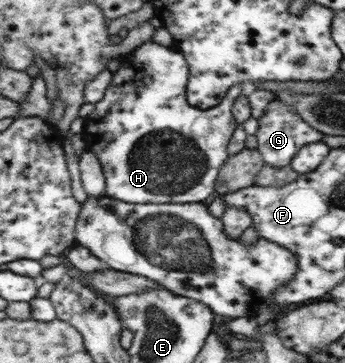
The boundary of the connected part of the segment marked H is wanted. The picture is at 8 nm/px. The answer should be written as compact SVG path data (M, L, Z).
M152 40L146 41L140 46L135 47L133 51L120 57L121 64L123 66L129 66L133 68L133 78L129 74L129 80L127 80L127 74L121 74L125 76L125 82L115 82L115 78L119 80L119 70L112 74L112 81L105 91L105 94L101 100L94 104L94 109L91 114L84 118L85 129L82 132L83 139L85 140L86 151L95 154L99 164L101 166L105 181L106 192L105 196L111 197L117 200L122 200L124 203L131 204L185 204L187 203L203 203L205 198L209 198L211 194L216 193L215 186L217 185L217 178L219 172L224 166L225 161L228 159L228 145L231 141L234 131L238 127L238 123L232 114L232 107L234 106L235 99L239 98L239 95L243 93L244 85L235 83L235 86L229 87L223 100L220 101L218 106L209 109L197 109L195 106L190 106L187 102L186 86L188 82L189 67L185 60L185 55L174 49L174 47L165 47L159 45Z

